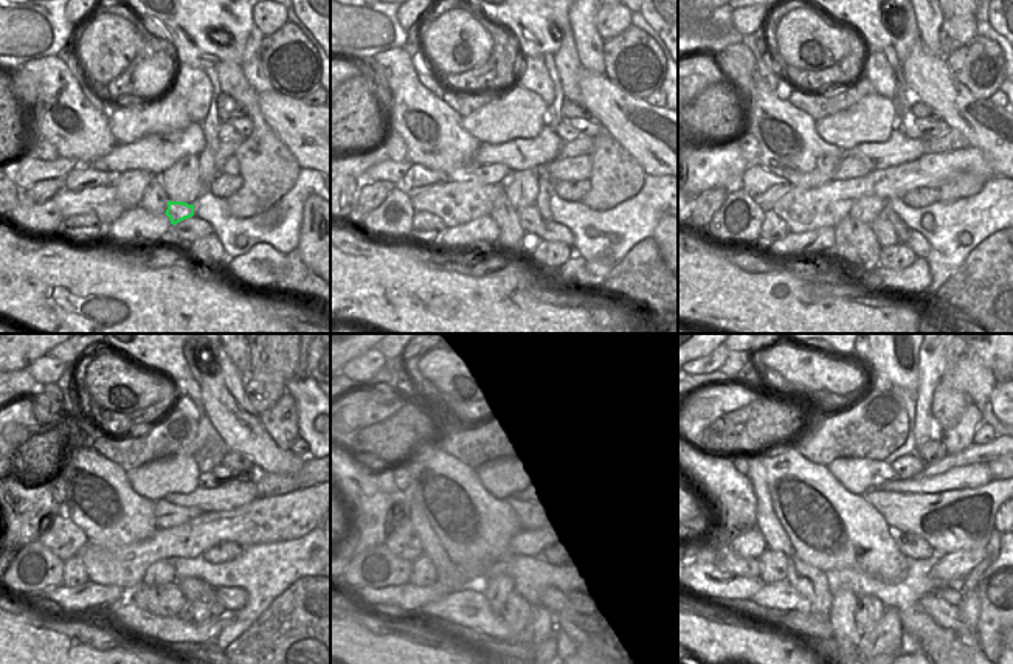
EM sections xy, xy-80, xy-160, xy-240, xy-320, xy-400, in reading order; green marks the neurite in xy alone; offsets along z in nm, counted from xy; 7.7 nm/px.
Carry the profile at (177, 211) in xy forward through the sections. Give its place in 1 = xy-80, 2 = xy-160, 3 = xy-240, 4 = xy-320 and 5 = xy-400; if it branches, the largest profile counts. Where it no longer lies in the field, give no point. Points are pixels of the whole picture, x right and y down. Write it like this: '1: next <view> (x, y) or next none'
1: next xy-80 (529, 219)
2: next xy-160 (881, 227)
3: next xy-240 (193, 588)
4: next xy-320 (551, 594)
5: next xy-400 (948, 616)

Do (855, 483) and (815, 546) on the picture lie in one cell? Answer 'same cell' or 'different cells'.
different cells

